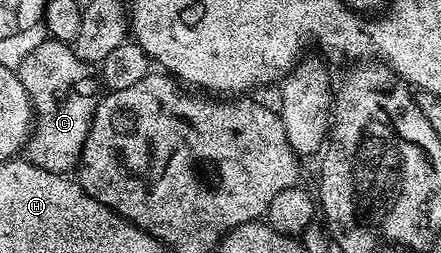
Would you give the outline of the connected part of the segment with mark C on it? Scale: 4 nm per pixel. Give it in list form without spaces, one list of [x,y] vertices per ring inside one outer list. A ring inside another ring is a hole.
[[[48,39],[36,47],[31,55],[16,69],[17,78],[29,93],[35,114],[35,128],[23,146],[24,160],[52,173],[68,174],[76,170],[83,151],[83,143],[89,134],[98,98],[65,97],[76,85],[89,77],[90,66],[76,56],[66,42]]]

